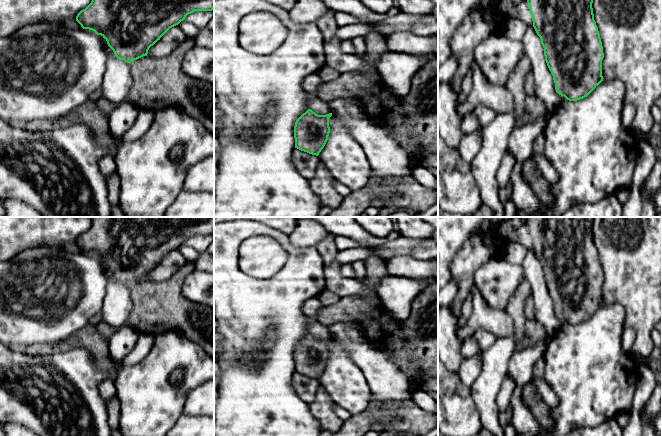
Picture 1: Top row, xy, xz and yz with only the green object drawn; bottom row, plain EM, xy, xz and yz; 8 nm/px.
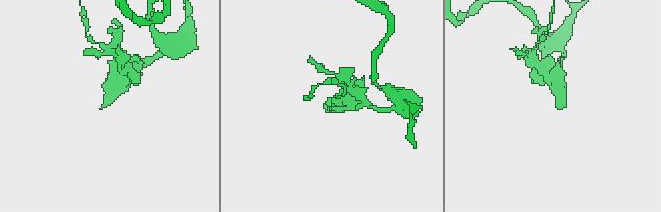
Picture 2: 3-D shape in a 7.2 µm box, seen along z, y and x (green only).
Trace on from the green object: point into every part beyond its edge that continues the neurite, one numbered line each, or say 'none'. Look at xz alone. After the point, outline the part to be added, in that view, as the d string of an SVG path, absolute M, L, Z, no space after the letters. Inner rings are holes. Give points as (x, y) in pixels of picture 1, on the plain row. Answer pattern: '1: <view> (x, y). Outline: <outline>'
1: xz (317, 329). Outline: M312 317L307 318L308 331L318 339L327 339L331 337L329 326L326 326Z

